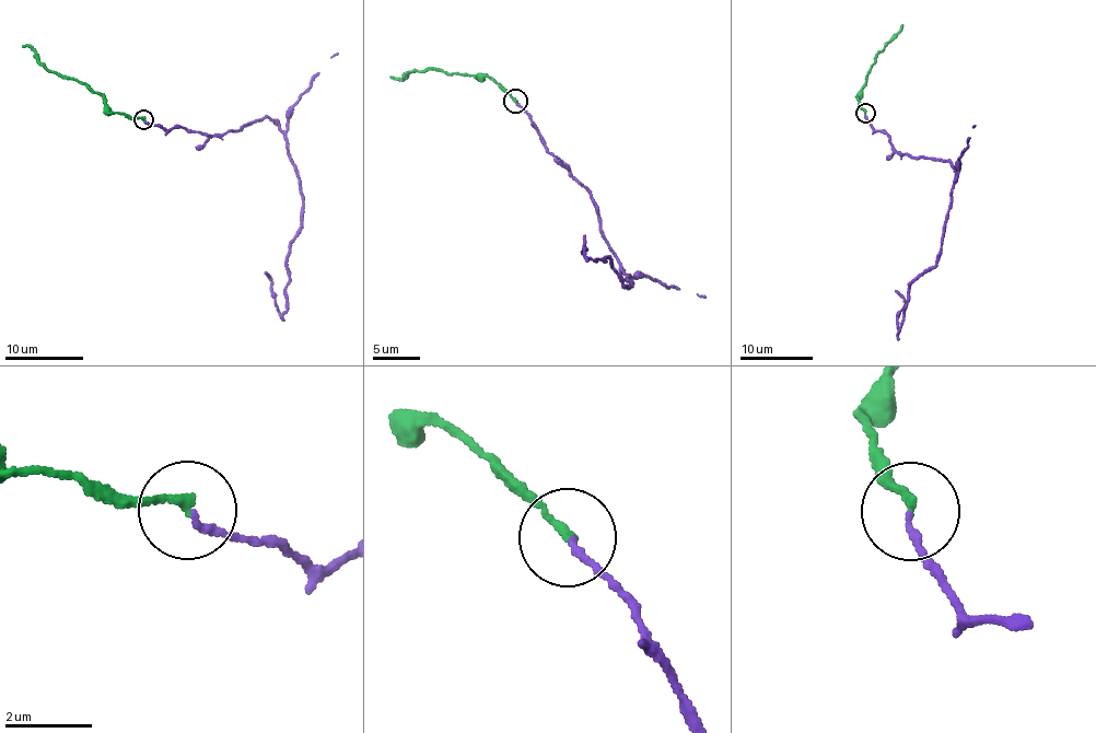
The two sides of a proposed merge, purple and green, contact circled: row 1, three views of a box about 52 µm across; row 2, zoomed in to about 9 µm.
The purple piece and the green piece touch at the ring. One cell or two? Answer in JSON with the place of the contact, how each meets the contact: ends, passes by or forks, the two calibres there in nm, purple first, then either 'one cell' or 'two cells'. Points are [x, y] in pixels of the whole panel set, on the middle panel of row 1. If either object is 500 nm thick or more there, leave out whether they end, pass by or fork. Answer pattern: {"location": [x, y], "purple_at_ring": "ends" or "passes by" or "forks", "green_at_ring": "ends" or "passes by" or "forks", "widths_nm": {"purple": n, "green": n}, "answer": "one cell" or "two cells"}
{"location": [515, 101], "purple_at_ring": "ends", "green_at_ring": "ends", "widths_nm": {"purple": 140, "green": 190}, "answer": "one cell"}

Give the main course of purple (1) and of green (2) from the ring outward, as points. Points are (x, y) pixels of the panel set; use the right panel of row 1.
1: (864, 113), (896, 151), (948, 160), (956, 174), (942, 252), (908, 288), (899, 333), (905, 301), (895, 291)
2: (864, 112), (858, 96), (878, 53), (899, 33), (902, 25)

